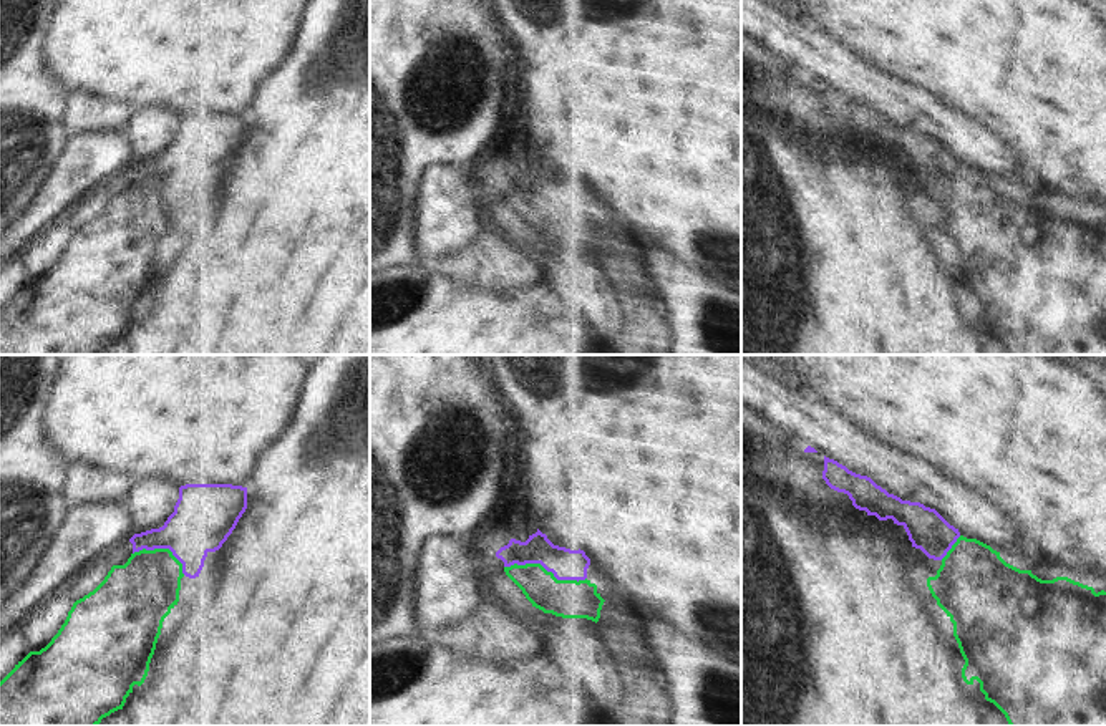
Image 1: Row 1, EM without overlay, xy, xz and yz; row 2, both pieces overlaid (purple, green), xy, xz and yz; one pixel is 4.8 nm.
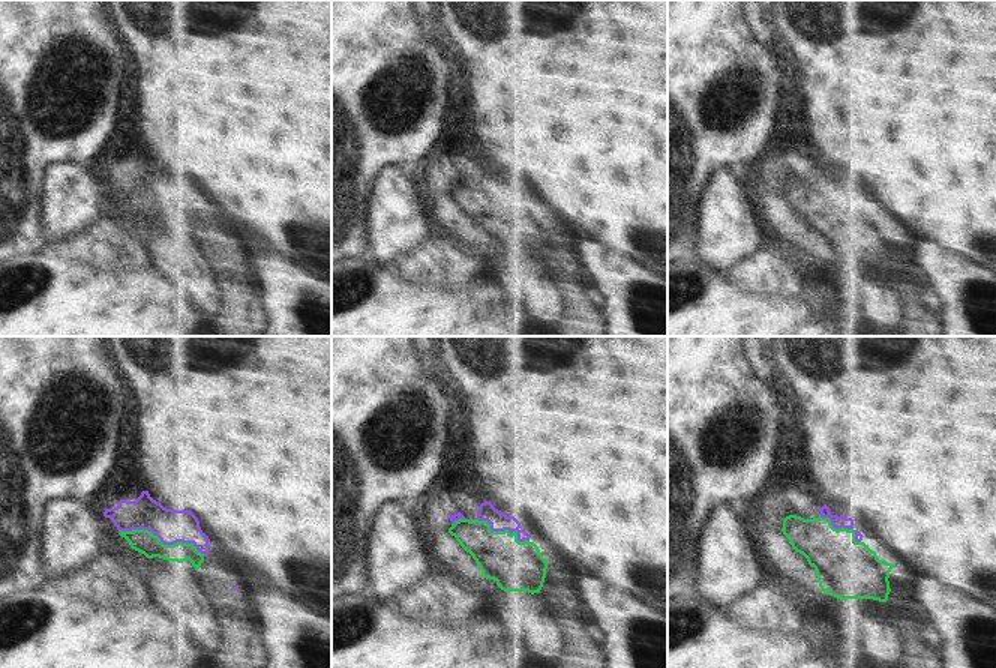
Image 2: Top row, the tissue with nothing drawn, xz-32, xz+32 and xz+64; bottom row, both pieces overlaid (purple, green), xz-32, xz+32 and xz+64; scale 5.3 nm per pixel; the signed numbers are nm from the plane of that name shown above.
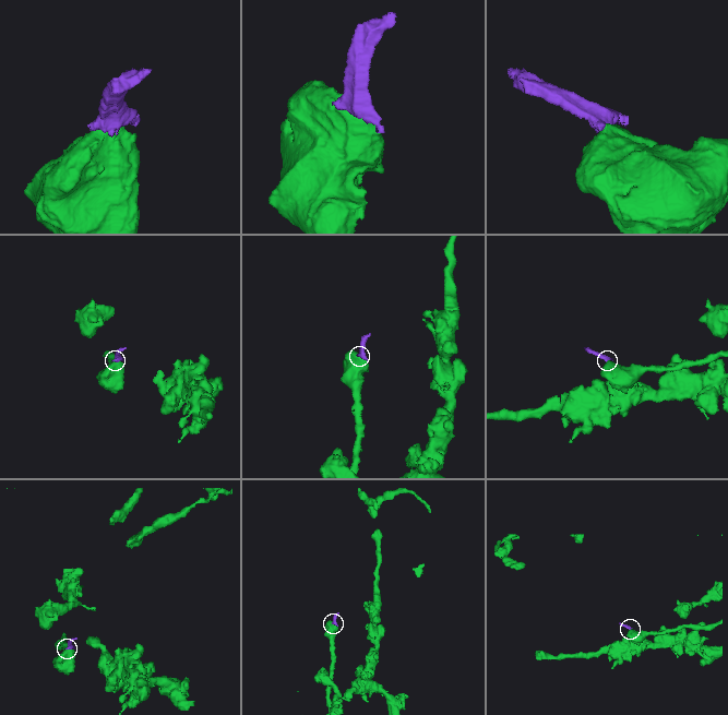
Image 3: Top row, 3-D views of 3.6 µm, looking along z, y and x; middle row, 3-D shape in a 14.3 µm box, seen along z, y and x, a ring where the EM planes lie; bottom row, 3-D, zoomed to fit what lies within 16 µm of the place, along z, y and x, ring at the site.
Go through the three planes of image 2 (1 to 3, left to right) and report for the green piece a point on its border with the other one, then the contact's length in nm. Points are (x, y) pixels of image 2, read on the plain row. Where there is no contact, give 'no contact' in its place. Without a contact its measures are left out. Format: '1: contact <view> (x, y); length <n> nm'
1: contact xz-32 (162, 206); length 480 nm
2: contact xz+32 (503, 194); length 320 nm
3: contact xz+64 (843, 191); length 260 nm

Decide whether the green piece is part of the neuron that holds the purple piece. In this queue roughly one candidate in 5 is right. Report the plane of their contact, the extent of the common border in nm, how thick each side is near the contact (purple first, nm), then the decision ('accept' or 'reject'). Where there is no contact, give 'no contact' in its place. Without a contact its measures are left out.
xz | 400 nm | 150/190 nm | reject

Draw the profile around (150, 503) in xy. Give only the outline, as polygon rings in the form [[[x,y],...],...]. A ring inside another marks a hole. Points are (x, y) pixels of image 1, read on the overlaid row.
[[[138,479],[123,502],[134,534],[163,527],[177,499],[179,486],[166,479]]]

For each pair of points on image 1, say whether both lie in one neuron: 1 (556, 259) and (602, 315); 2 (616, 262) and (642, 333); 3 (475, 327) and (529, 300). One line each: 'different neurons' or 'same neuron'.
1: same neuron
2: same neuron
3: same neuron

